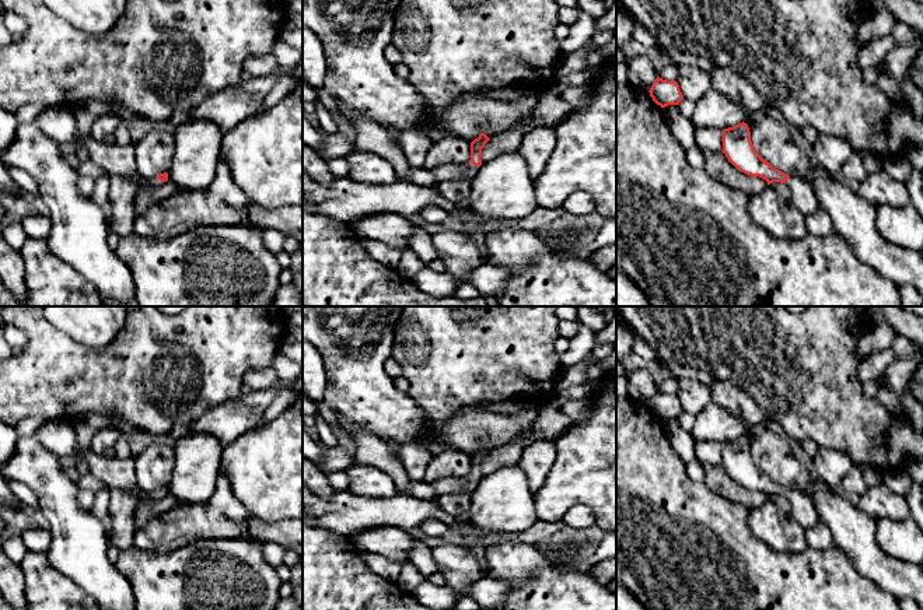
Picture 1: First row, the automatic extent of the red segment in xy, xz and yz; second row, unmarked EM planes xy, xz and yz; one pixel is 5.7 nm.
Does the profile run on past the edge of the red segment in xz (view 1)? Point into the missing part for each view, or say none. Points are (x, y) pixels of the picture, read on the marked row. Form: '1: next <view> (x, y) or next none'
1: next xz (467, 171)

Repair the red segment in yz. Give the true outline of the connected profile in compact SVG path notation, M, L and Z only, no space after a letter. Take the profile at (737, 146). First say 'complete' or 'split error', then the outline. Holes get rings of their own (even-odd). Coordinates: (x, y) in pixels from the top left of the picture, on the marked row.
split error | M738 123L723 130L723 150L728 161L741 172L759 176L768 182L786 183L791 192L790 203L804 217L814 214L821 206L812 189L801 179L773 168L754 148L747 123Z

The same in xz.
split error | M480 133L478 139L471 143L471 159L465 164L448 164L431 169L434 178L441 183L451 179L466 179L472 182L478 168L482 165L482 148L490 139Z

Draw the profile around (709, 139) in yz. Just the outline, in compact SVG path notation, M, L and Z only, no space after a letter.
M698 127L695 129L695 143L703 151L721 151L723 150L723 130L716 127Z

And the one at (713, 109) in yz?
M710 88L698 102L692 120L698 127L728 129L745 120L742 108L721 92Z

